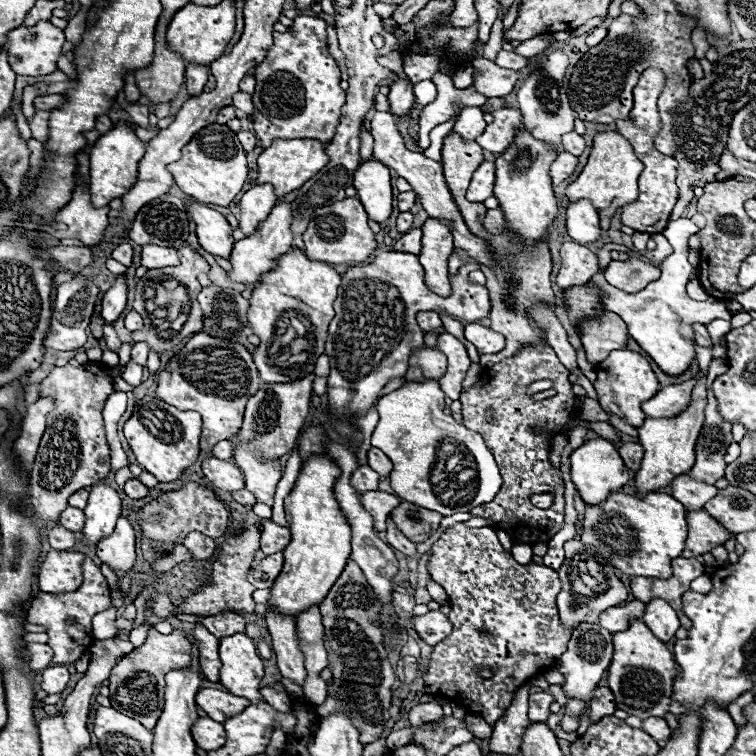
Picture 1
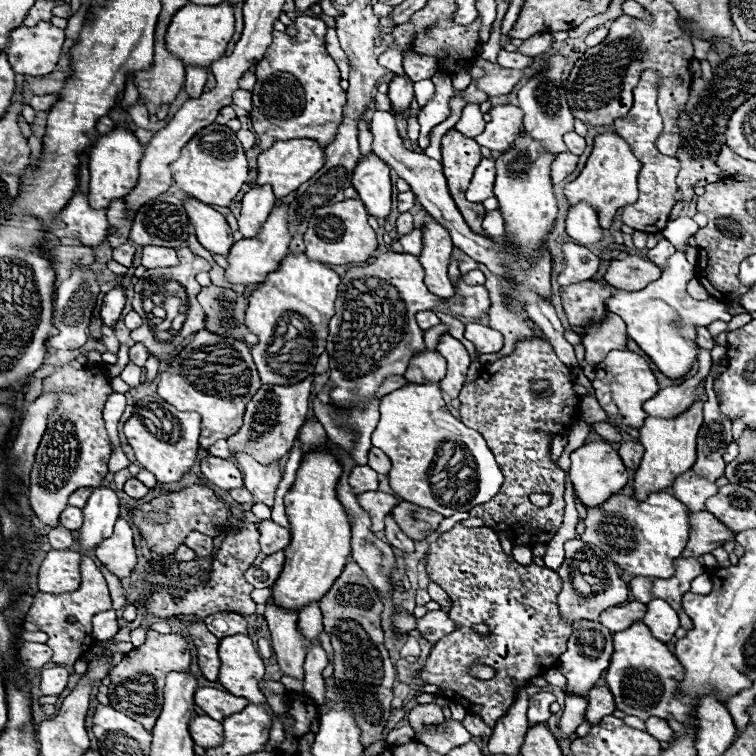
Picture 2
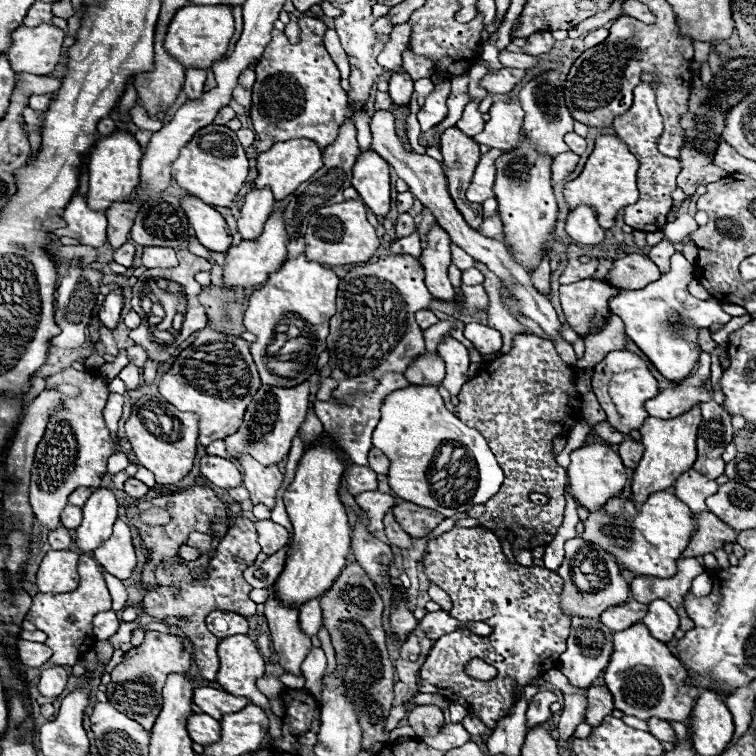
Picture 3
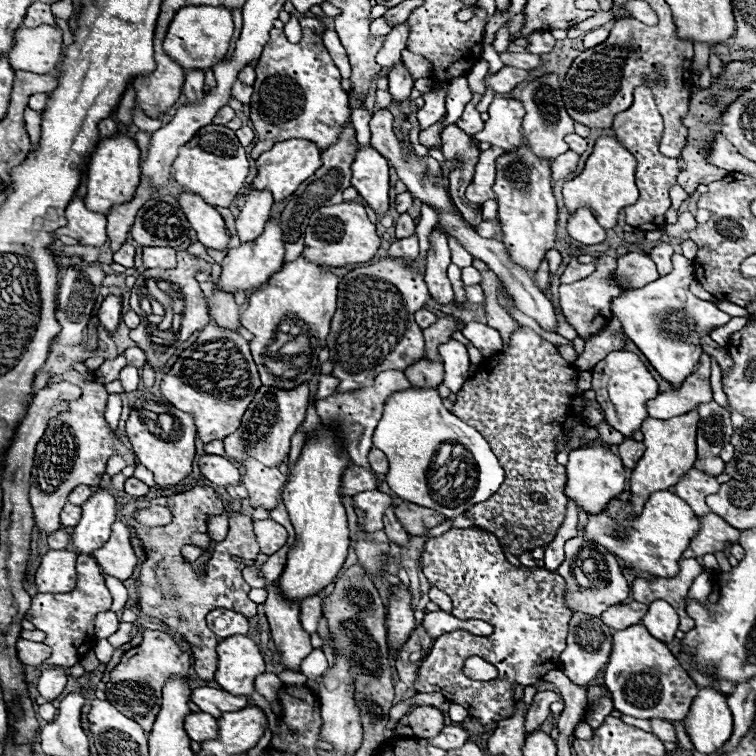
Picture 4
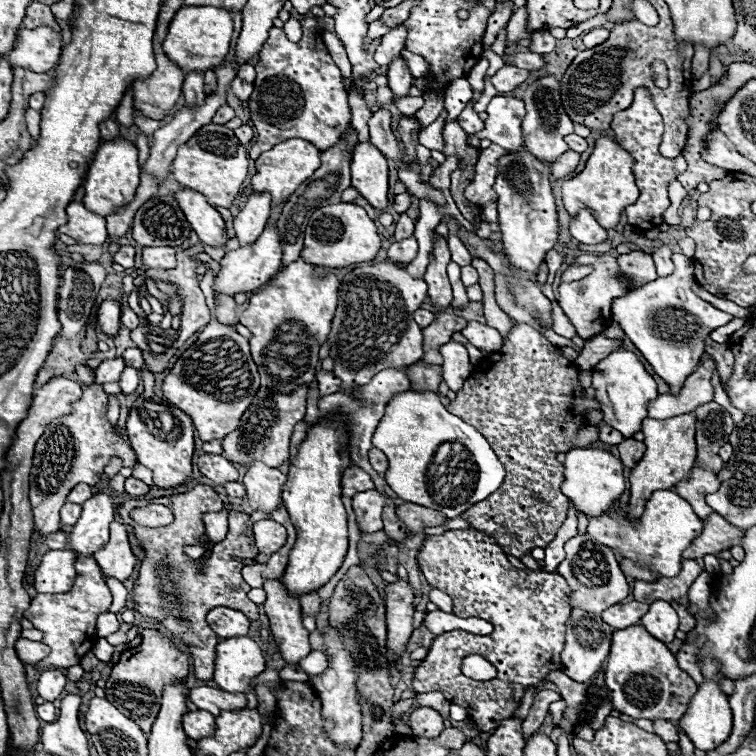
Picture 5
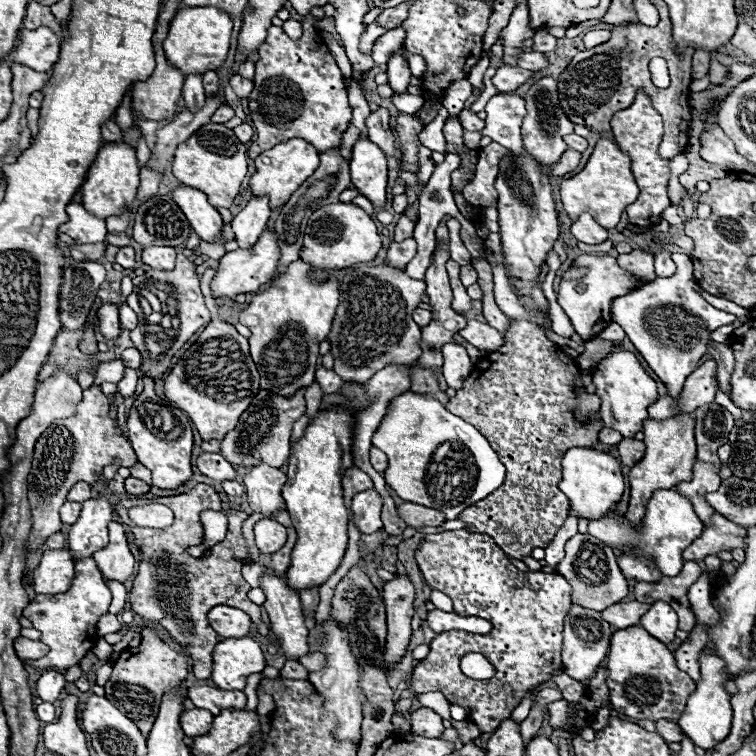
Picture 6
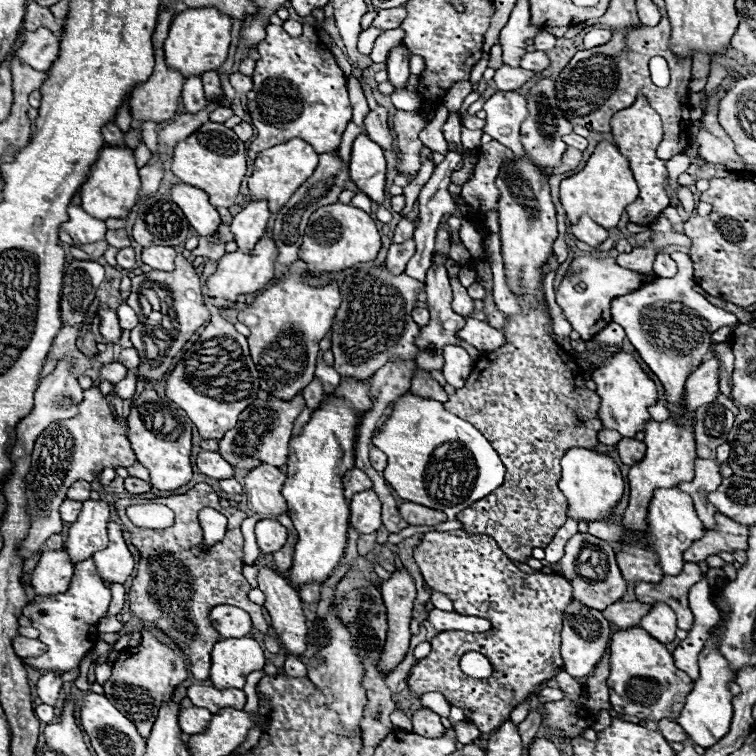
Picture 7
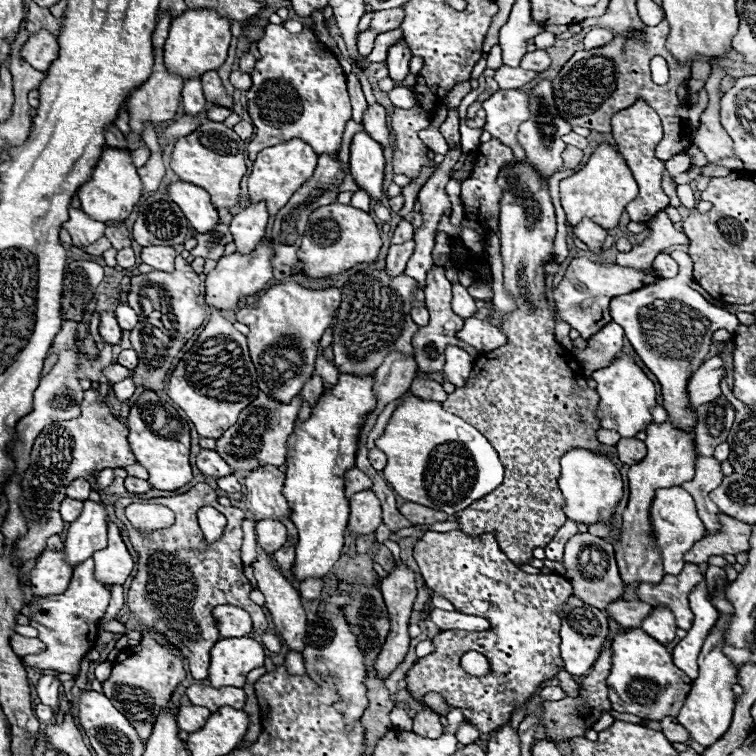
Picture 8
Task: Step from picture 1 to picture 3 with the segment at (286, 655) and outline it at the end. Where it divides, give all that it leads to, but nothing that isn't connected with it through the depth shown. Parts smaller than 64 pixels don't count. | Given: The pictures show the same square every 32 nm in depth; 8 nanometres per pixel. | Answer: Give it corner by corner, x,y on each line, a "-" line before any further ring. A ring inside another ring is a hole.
268,588
270,596
266,600
264,616
270,624
274,650
280,658
280,666
290,674
302,674
300,664
312,650
310,638
302,632
298,624
298,608
288,608
286,604
280,604
276,600
274,588

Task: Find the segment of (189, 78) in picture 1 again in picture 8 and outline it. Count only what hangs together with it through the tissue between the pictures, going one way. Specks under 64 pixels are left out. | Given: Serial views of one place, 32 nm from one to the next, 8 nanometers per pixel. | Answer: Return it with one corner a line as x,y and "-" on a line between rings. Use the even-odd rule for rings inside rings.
190,78
184,82
184,90
182,90
182,106
184,106
184,114
194,116
196,112
204,112
208,102
204,100
202,94
202,84
198,78

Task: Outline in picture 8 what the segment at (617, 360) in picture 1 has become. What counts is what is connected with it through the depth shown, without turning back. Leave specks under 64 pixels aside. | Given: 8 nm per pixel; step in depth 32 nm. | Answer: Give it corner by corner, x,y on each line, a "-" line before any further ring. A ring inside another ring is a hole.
620,354
610,366
596,370
592,378
598,382
596,392
600,394
600,404
596,408
596,418
600,420
602,428
616,430
622,438
634,438
638,432
646,430
646,426
652,422
650,410
658,404
656,388
630,356

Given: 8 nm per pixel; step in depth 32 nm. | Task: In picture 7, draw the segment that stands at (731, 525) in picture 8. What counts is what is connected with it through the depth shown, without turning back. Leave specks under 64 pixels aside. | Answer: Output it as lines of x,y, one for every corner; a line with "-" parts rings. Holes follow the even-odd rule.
716,514
716,528
706,530
706,534
684,552
684,560
698,564
712,554
720,554
720,552
732,554
734,550
746,550
748,532
750,532
748,526
728,520
728,516
724,514

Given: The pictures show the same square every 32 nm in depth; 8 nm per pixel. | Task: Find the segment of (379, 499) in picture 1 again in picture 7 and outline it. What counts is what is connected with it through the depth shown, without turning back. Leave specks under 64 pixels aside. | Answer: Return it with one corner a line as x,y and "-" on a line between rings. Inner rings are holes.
372,490
354,494
354,502
350,502
350,512
350,526
360,534
372,534
382,526
380,500

